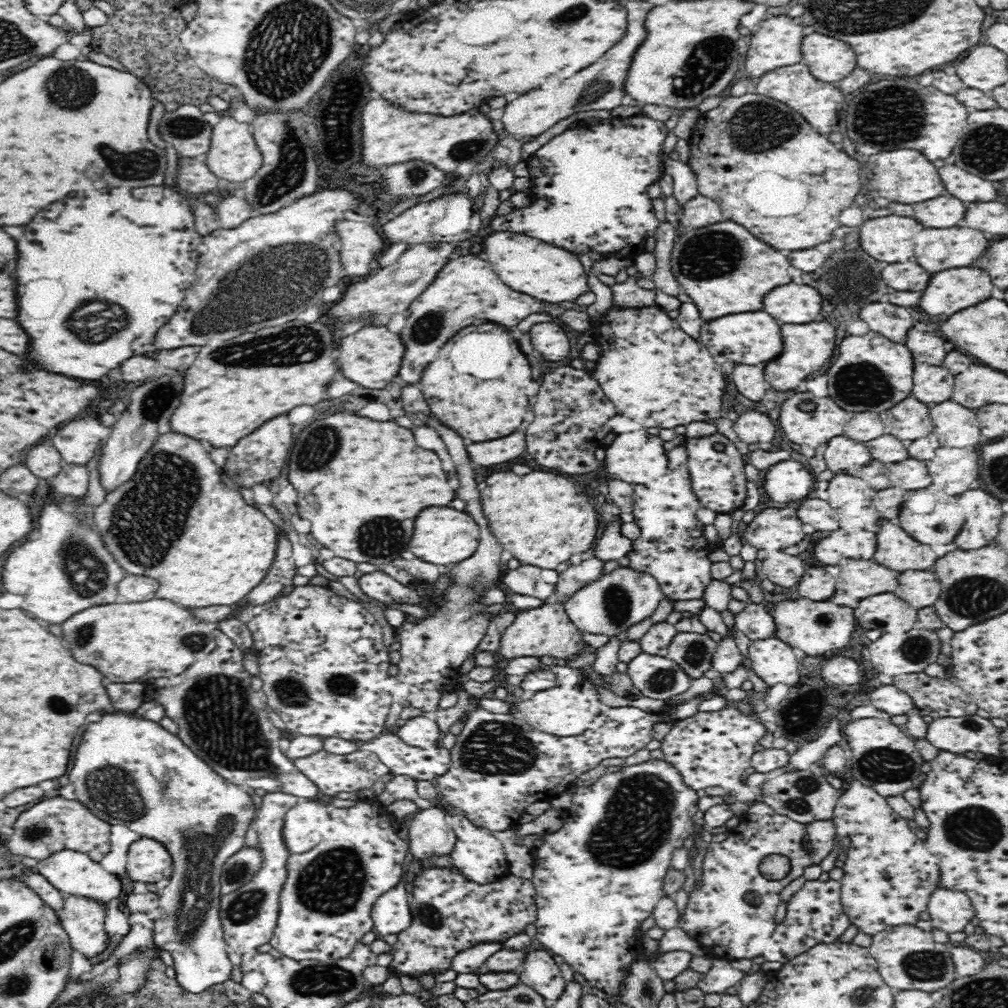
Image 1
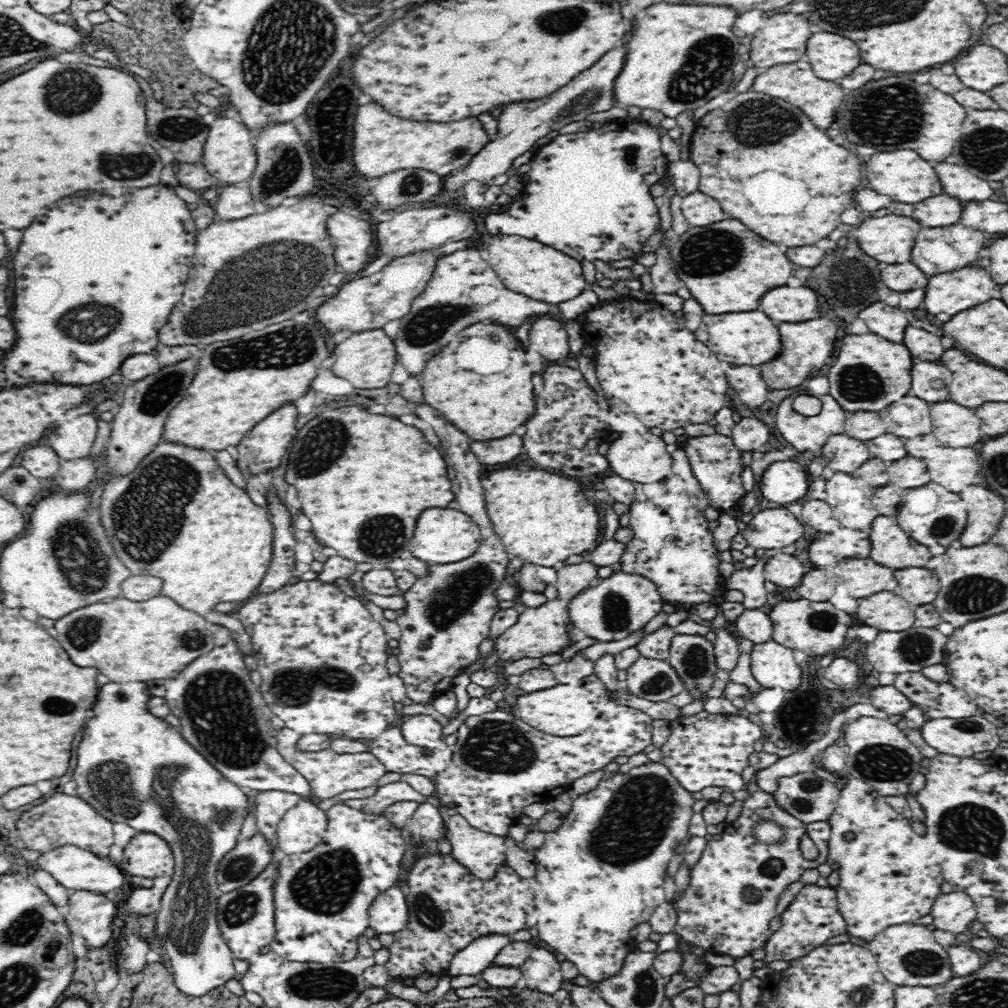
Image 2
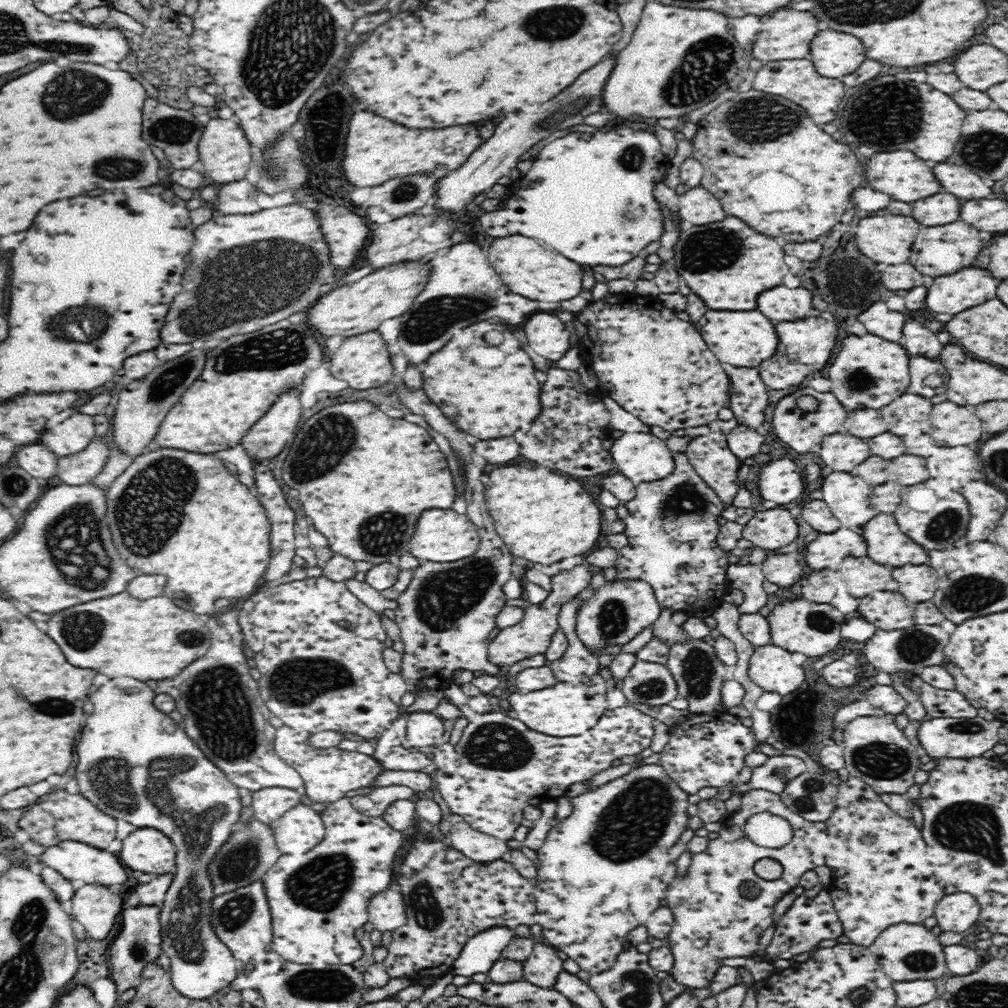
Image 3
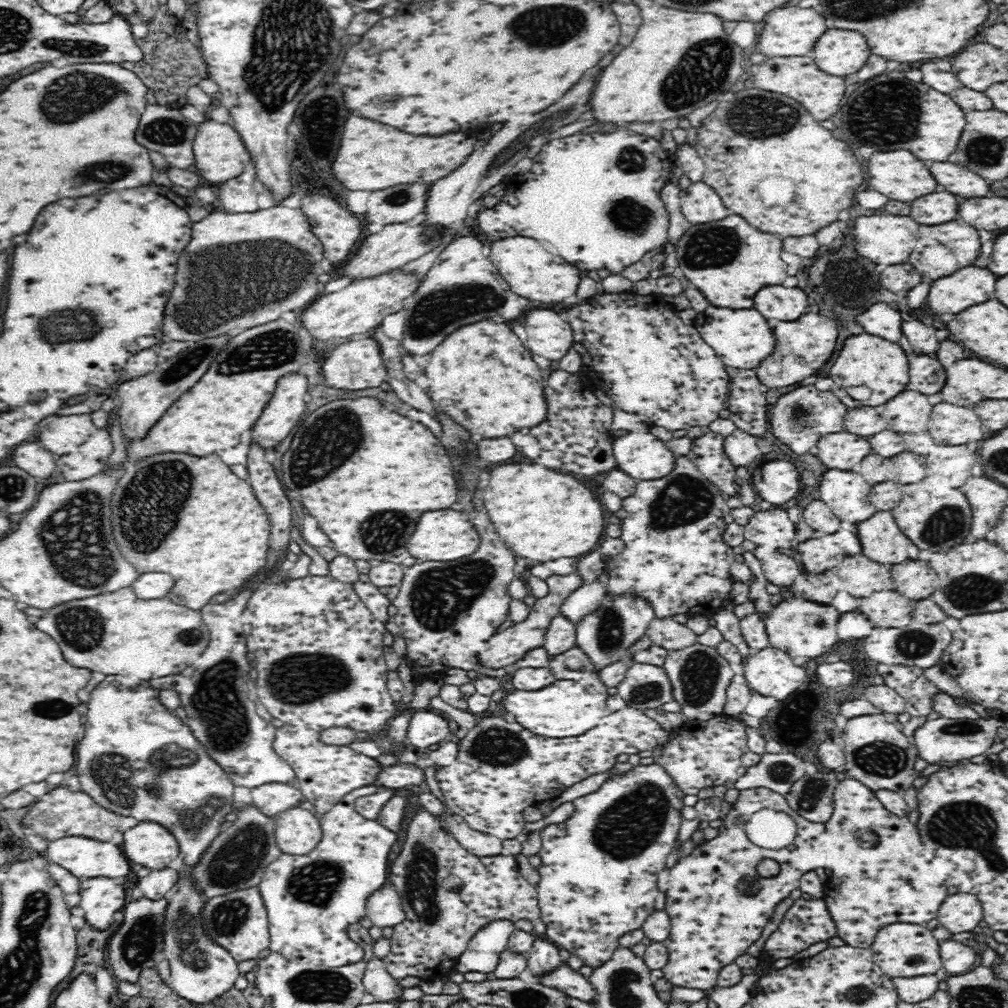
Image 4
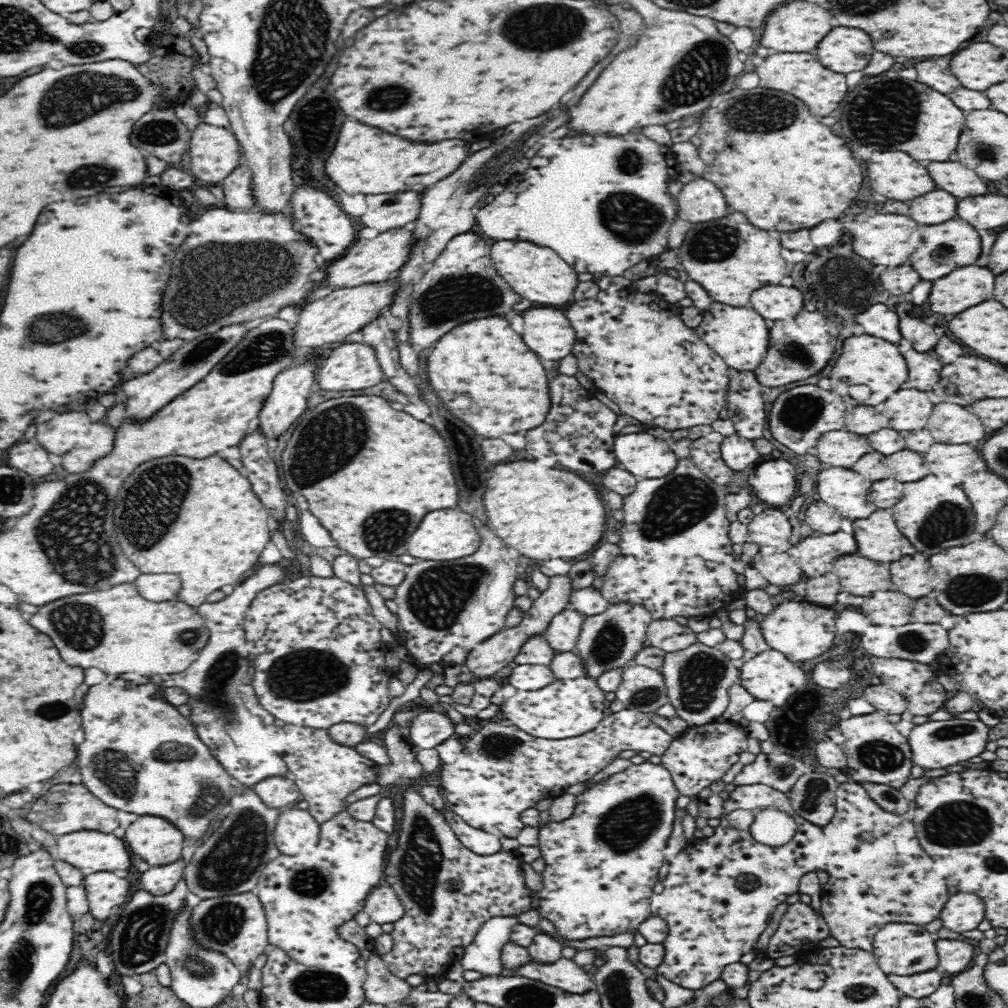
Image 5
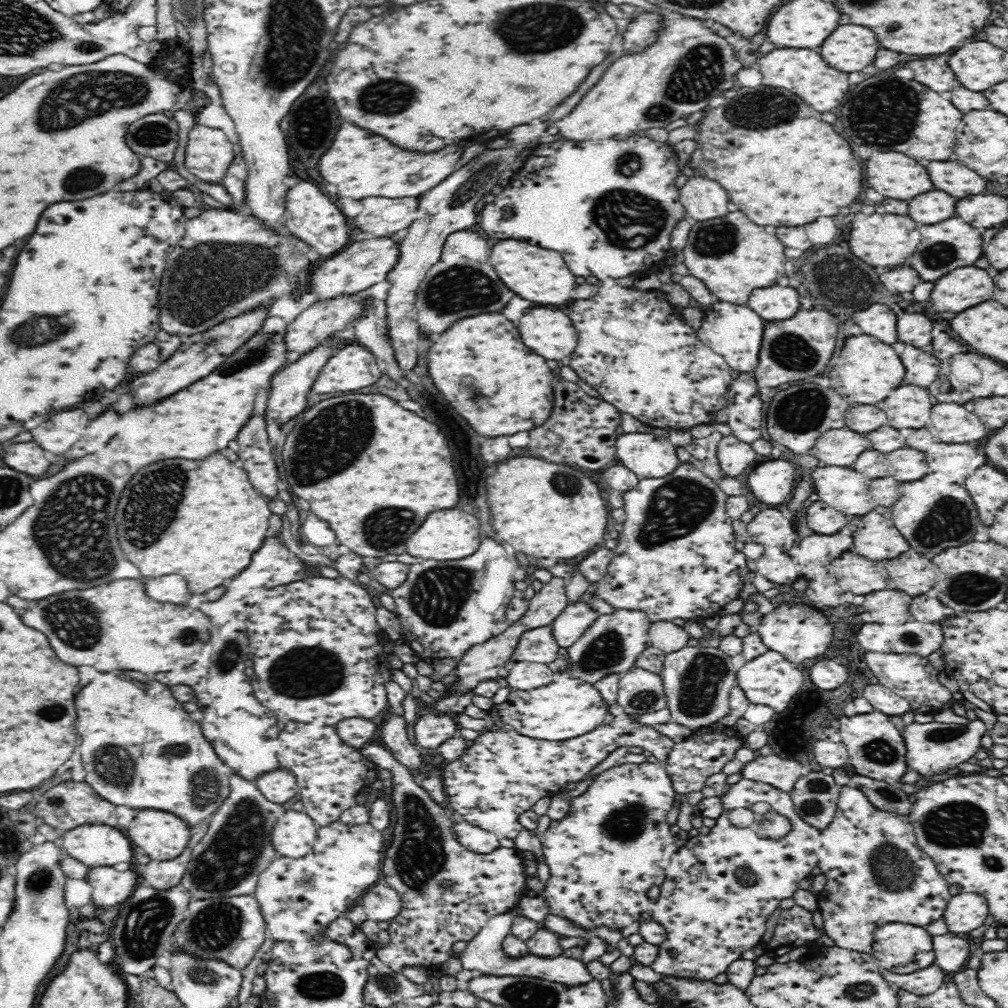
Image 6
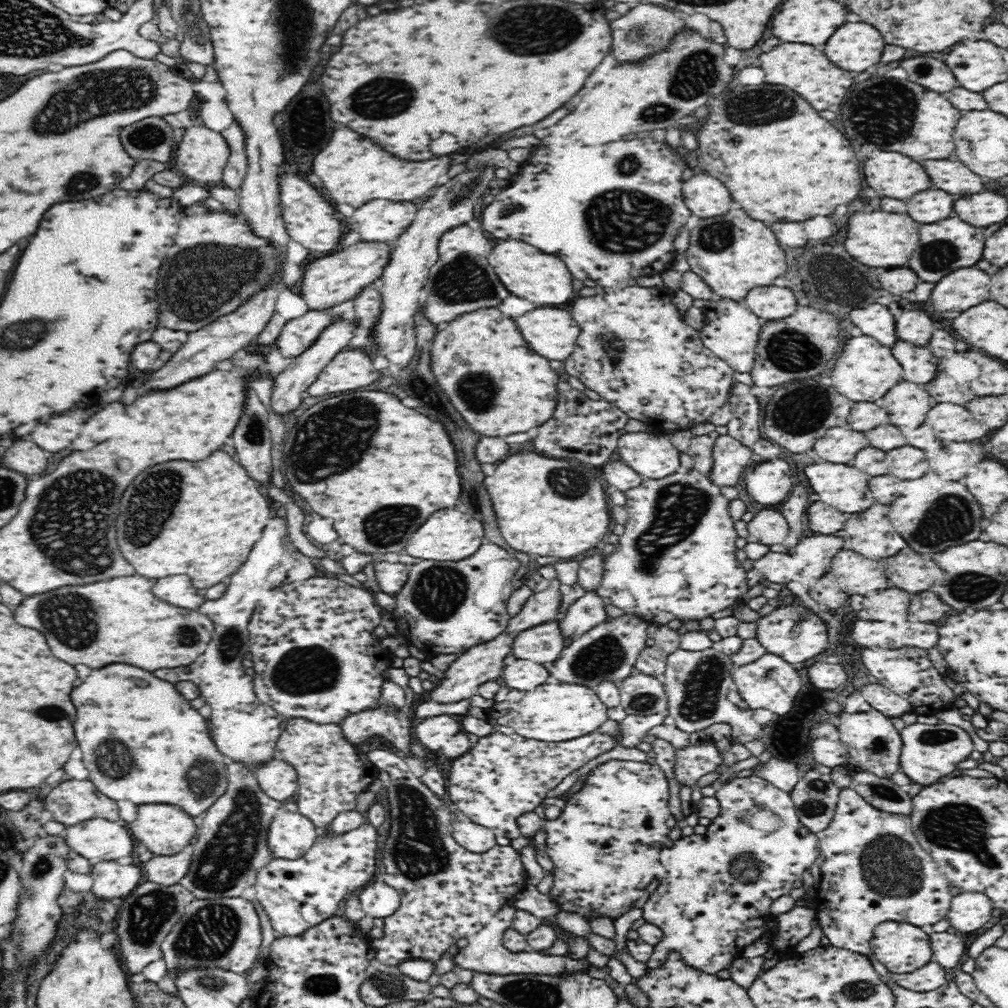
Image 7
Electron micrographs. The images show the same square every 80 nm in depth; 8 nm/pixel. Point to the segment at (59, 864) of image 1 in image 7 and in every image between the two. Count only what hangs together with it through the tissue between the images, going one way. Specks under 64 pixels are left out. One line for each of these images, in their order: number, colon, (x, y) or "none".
2: (75, 868)
3: (80, 863)
4: (85, 857)
5: (90, 851)
6: (97, 845)
7: (99, 839)

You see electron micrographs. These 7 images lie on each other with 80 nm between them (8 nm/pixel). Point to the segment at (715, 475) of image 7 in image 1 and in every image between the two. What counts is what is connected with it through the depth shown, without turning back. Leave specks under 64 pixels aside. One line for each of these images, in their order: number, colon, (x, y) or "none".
1: (752, 427)
2: (750, 434)
3: (745, 443)
4: (741, 449)
5: (738, 453)
6: (734, 456)

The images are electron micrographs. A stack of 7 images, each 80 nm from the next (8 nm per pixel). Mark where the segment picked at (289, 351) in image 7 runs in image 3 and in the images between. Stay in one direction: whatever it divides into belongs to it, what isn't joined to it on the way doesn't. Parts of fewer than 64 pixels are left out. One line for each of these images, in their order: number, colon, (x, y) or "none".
3: (350, 310)
4: (360, 306)
5: (342, 312)
6: (322, 320)

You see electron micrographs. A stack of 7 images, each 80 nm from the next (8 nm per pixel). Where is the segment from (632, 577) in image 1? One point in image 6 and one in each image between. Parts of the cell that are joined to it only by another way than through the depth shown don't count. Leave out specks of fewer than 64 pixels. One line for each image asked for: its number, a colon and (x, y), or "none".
2: (612, 609)
3: (615, 614)
4: (605, 636)
5: (611, 639)
6: (611, 644)

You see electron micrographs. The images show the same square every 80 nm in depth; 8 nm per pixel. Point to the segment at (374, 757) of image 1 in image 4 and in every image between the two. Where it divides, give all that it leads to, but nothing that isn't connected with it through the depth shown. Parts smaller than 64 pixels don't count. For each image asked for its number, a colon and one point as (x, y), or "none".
2: (329, 773)
3: (327, 773)
4: (325, 773)

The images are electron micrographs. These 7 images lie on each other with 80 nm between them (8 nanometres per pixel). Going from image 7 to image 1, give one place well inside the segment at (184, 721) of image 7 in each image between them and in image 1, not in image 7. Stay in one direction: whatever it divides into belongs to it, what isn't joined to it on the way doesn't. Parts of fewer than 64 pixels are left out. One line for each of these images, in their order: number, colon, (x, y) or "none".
1: (131, 771)
2: (135, 768)
3: (177, 789)
4: (153, 769)
5: (140, 755)
6: (139, 751)

